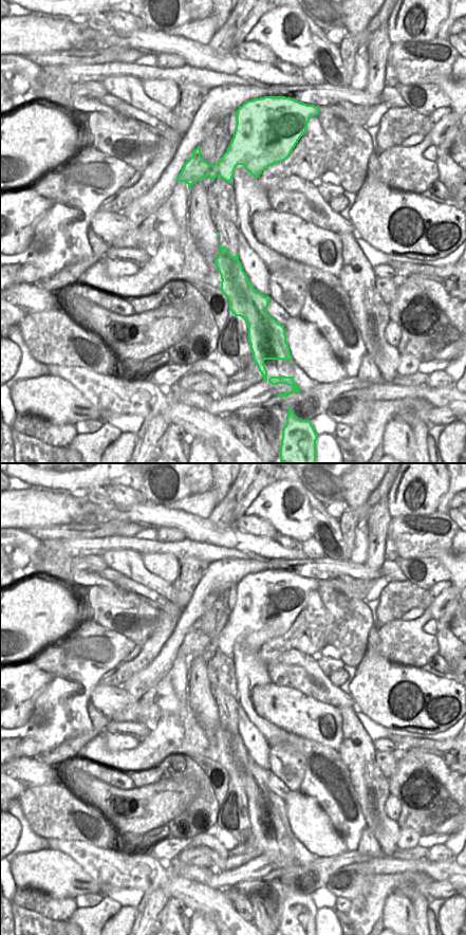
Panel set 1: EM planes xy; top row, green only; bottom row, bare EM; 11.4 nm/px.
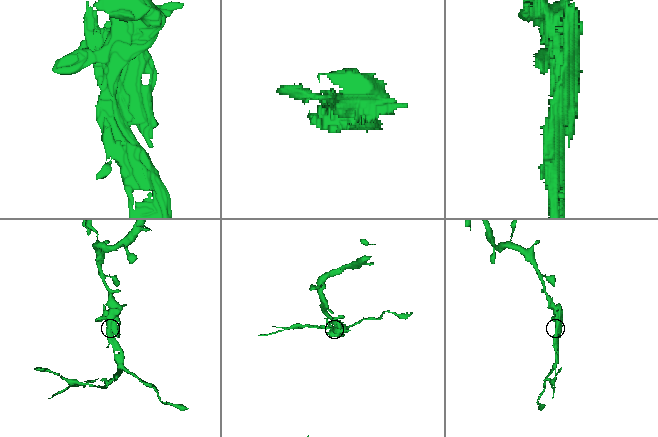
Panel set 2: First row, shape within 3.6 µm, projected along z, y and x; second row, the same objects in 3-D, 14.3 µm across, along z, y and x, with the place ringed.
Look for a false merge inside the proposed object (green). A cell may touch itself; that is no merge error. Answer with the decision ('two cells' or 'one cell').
two cells

